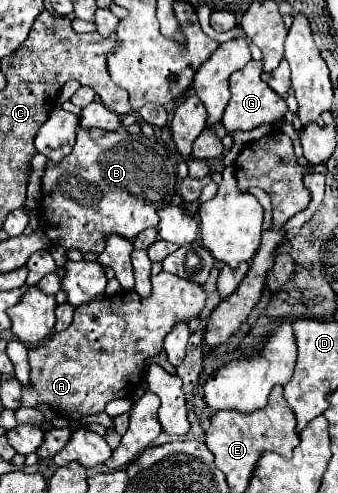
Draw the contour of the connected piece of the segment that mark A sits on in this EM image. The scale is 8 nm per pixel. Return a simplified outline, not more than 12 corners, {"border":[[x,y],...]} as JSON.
{"border":[[159,272],[123,290],[75,308],[29,348],[33,388],[78,421],[132,395],[145,358],[207,300]]}

